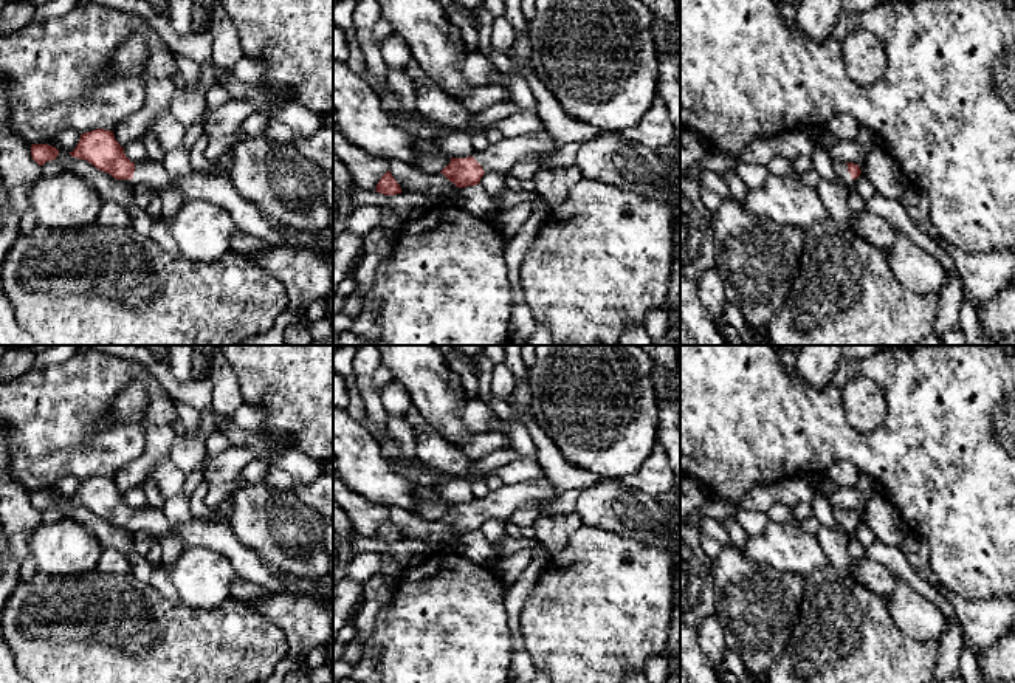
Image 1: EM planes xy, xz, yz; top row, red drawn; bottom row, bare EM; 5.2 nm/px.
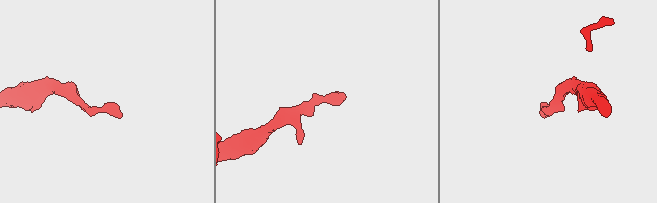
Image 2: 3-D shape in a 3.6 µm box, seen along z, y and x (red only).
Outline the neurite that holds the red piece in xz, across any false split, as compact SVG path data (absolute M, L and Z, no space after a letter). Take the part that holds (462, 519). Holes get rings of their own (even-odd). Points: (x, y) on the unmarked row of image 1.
M547 479L522 482L519 485L504 483L474 503L451 505L451 510L440 520L462 536L479 531L485 519L497 519L507 523L511 514L521 506L533 503L538 511L542 511L555 503L558 497L559 493L553 489Z

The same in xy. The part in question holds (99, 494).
M104 475L82 480L70 502L88 508L116 527L133 527L161 541L164 537L178 537L188 547L215 550L231 561L240 578L263 585L273 593L294 590L294 582L268 567L249 547L242 544L229 523L191 517L172 527L163 510L150 505L143 510L132 510L126 503L124 494L115 486L113 479Z

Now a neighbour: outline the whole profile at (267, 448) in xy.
M223 424L218 429L231 443L231 446L249 446L257 457L273 460L287 449L291 449L285 440L274 440L267 432L243 431L236 424Z

